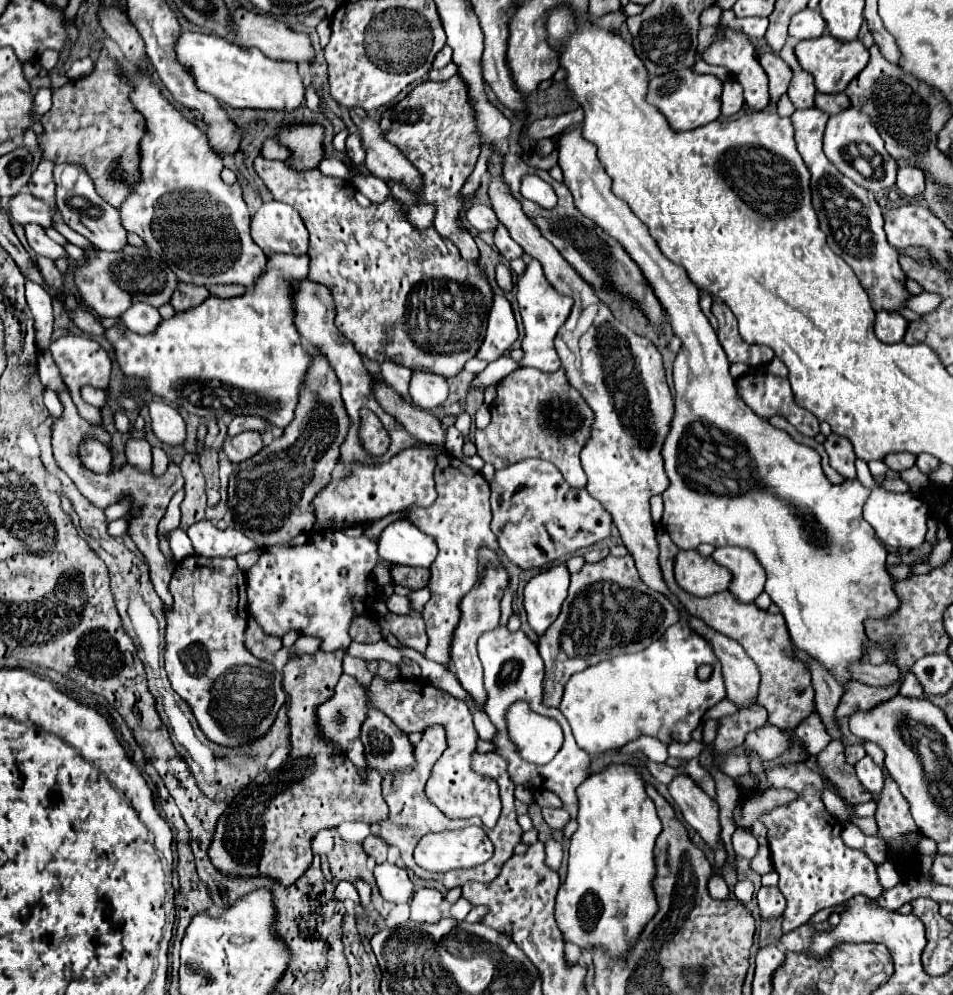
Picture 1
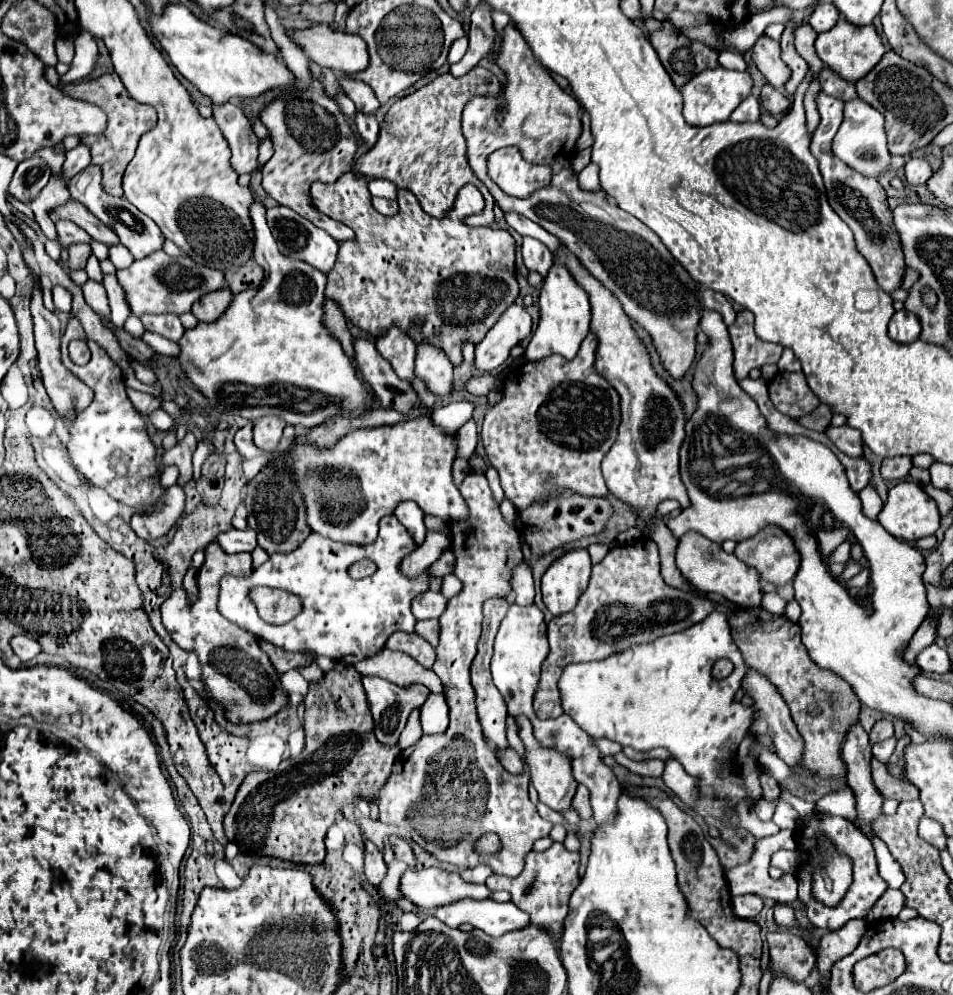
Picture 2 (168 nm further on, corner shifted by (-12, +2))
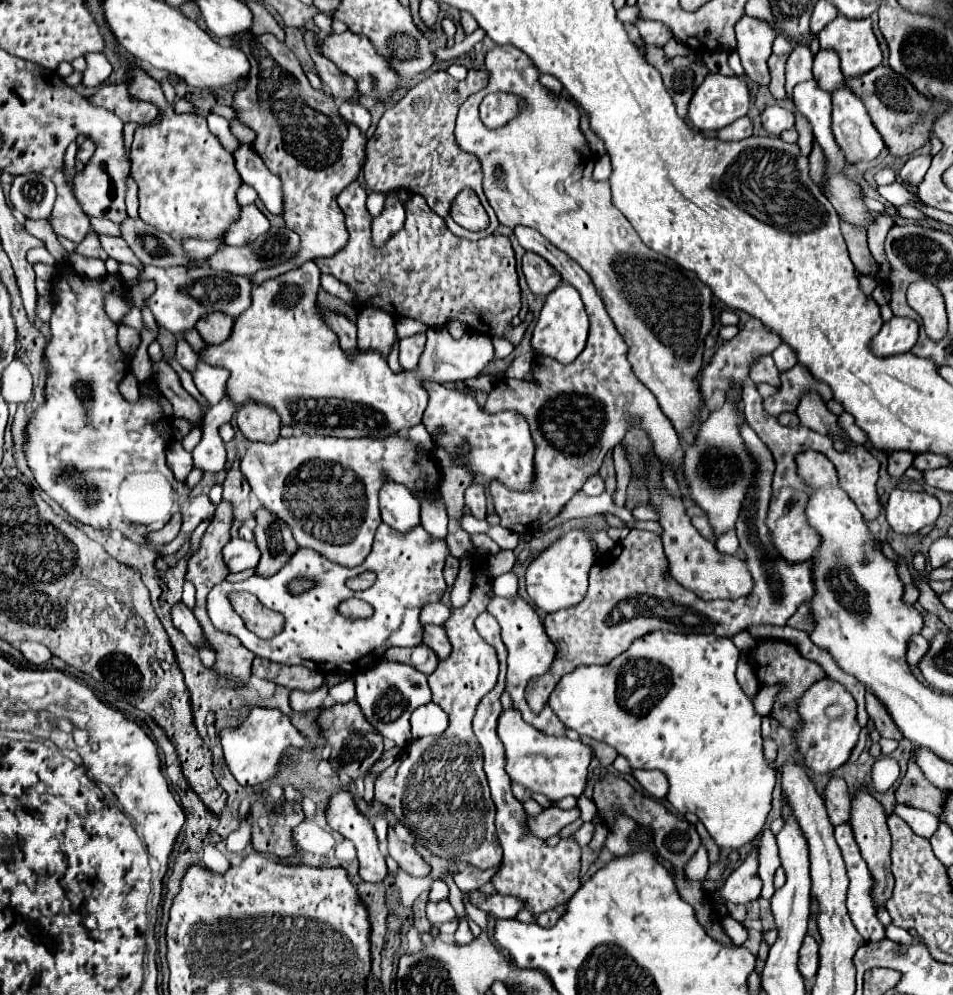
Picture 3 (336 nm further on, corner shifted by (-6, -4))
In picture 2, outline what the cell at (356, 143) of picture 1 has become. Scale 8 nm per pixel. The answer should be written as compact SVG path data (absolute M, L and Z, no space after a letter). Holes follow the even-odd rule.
M357 113L355 117L355 127L357 127L357 135L363 139L363 143L371 149L373 143L379 139L379 123L375 119L375 115L365 115L365 113Z

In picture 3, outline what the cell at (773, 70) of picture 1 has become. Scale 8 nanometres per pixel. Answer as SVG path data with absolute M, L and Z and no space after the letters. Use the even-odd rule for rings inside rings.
M743 15L735 25L735 35L737 53L741 55L741 65L747 77L759 85L769 85L767 59L771 57L771 47L777 33L767 21L757 21L749 15Z

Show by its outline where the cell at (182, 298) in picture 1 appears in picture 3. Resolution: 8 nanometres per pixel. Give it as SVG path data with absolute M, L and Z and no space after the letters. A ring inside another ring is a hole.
M211 313L197 323L197 331L207 345L219 345L221 341L229 339L233 323L231 317L227 317L225 313Z

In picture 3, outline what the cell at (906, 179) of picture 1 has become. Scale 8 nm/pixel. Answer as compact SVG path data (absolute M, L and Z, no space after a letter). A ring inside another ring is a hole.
M917 155L917 157L911 157L905 167L899 171L899 179L909 183L909 185L919 185L925 177L925 173L929 171L929 165L931 165L931 155Z

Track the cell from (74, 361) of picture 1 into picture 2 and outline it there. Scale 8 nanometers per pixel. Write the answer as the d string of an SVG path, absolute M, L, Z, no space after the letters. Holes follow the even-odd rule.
M77 319L69 321L67 331L61 337L63 365L93 389L95 403L89 405L85 411L81 411L73 423L65 423L71 435L71 441L67 445L69 457L88 482L105 489L113 499L123 501L135 511L143 511L145 505L159 501L163 493L163 489L157 485L161 467L155 463L155 447L149 441L145 421L139 415L139 411L131 405L125 393L121 369L111 361L111 357L95 341L85 339L91 349L91 361L79 367L71 361L67 353L67 345L73 339L85 339L85 331Z

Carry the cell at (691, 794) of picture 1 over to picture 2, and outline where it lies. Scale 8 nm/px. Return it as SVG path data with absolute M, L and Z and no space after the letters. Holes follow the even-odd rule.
M675 759L667 761L665 773L663 773L665 785L685 803L691 807L691 799L695 799L695 779L683 771L683 765Z

